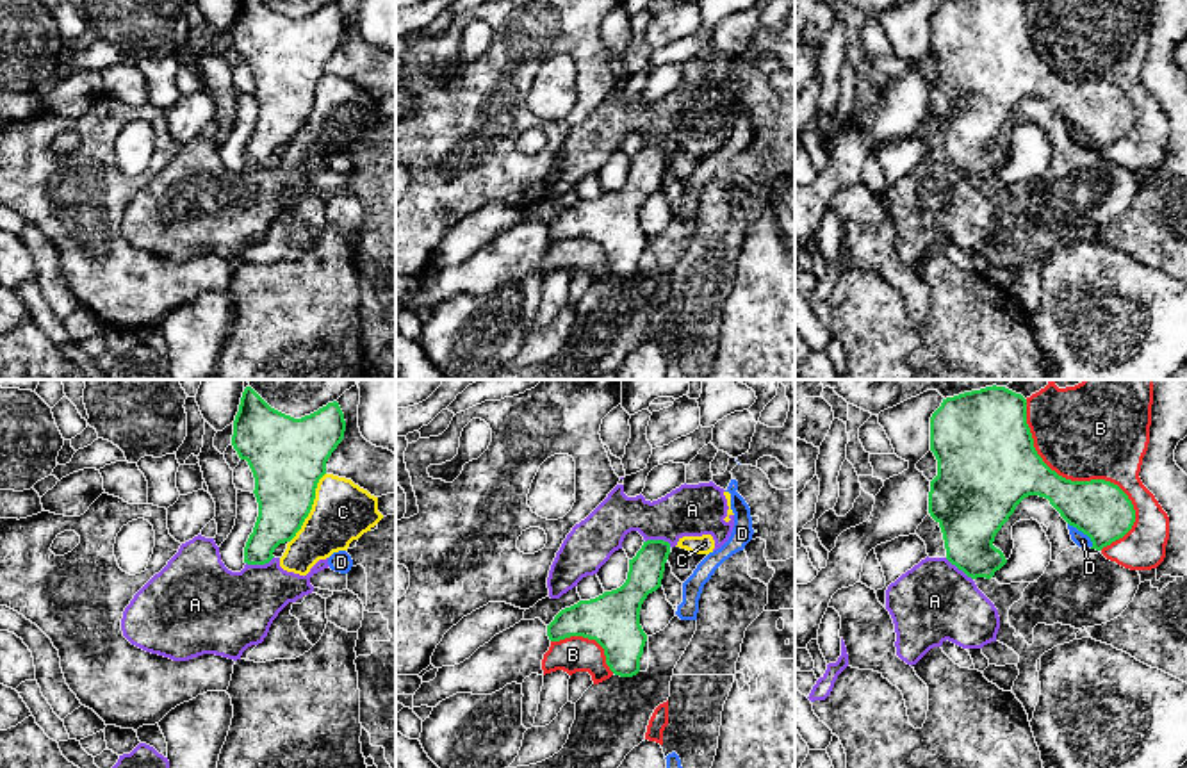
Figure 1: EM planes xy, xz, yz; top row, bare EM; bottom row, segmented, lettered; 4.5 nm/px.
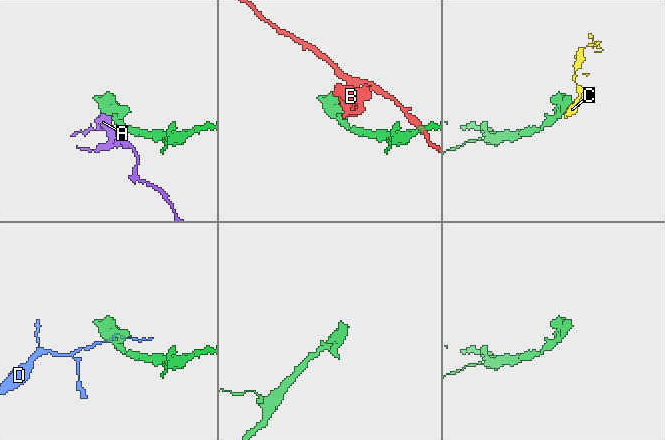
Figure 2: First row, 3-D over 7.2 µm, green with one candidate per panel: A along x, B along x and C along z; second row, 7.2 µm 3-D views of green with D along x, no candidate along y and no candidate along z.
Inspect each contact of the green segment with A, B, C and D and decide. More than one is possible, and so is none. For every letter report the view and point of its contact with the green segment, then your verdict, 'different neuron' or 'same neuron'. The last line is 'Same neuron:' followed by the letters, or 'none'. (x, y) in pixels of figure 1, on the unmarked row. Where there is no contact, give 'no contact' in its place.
A: contact xy (259, 164); different neuron
B: contact yz (1077, 82); different neuron
C: contact xy (311, 109); different neuron
D: contact yz (1082, 132); different neuron
Same neuron: none

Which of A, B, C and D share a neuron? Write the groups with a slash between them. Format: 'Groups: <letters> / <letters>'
Groups: A C / B / D

